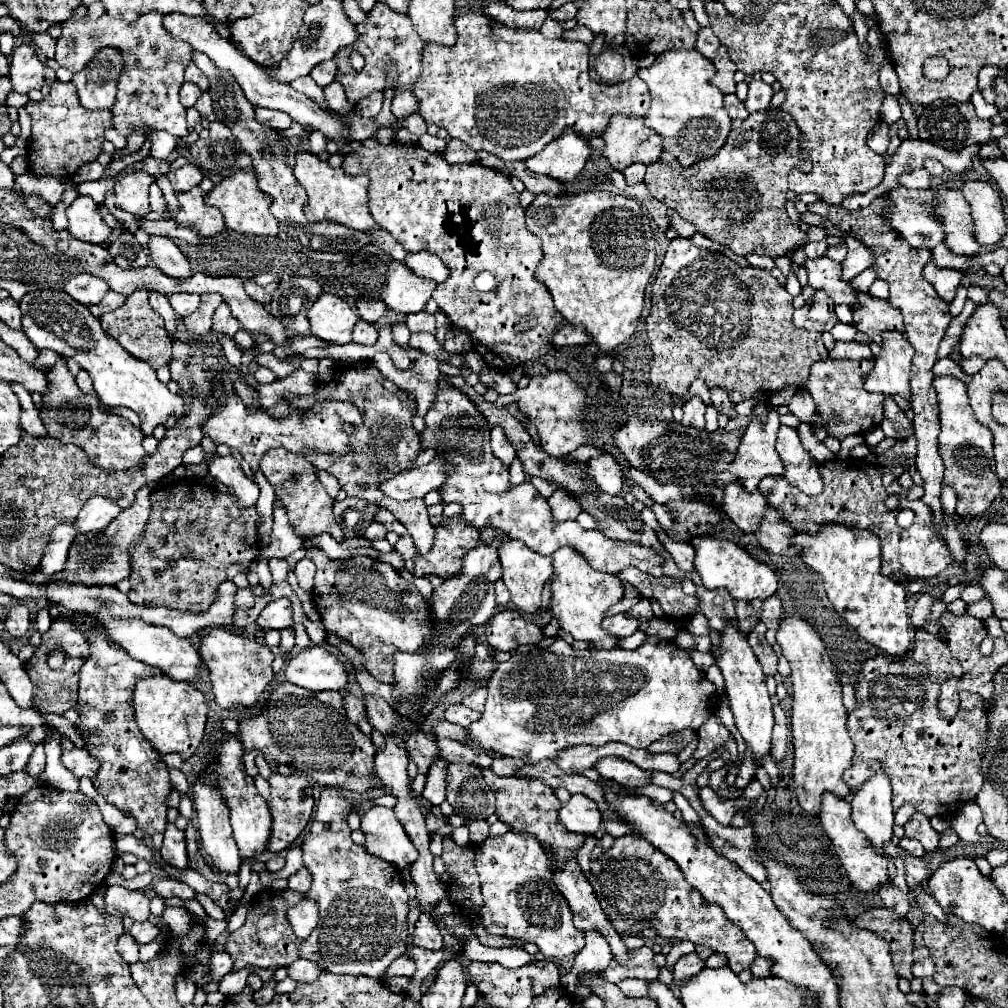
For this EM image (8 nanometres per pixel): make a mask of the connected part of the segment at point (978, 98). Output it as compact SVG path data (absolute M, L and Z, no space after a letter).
M974 93L970 101L972 101L974 109L976 109L976 115L978 115L978 117L982 117L982 119L990 119L992 115L996 115L996 113L998 113L998 109L996 109L994 105L988 105L988 103L982 99L982 95L980 95L980 93Z

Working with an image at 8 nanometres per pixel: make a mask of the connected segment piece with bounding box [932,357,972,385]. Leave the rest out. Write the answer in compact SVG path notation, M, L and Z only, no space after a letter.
M949 357L938 360L932 368L934 376L952 375L958 377L966 385L970 383L972 376L967 375L963 369Z

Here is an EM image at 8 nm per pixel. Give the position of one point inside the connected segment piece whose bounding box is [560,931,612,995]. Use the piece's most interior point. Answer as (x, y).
(595, 955)

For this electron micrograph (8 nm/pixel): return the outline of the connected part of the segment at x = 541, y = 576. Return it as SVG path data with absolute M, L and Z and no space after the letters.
M508 541L498 545L498 557L502 563L502 581L512 593L512 603L522 613L536 613L540 607L540 595L544 589L544 583L552 577L552 557L544 557L532 549L528 549L522 541Z

